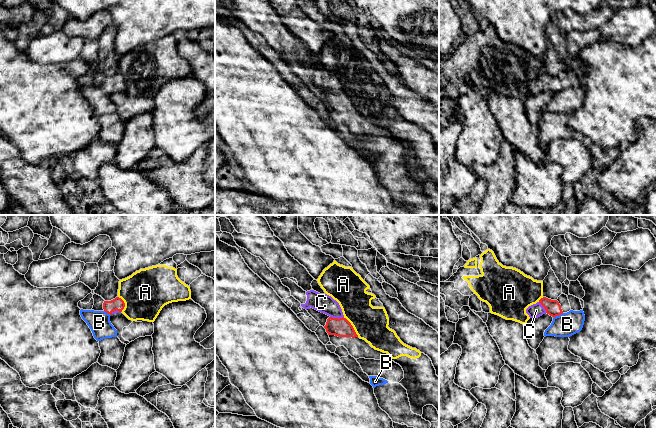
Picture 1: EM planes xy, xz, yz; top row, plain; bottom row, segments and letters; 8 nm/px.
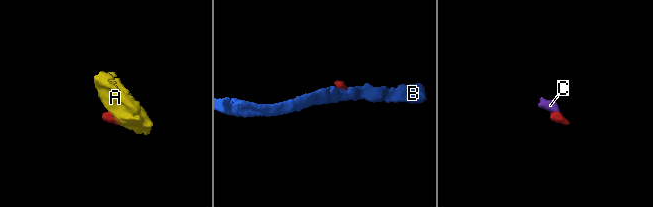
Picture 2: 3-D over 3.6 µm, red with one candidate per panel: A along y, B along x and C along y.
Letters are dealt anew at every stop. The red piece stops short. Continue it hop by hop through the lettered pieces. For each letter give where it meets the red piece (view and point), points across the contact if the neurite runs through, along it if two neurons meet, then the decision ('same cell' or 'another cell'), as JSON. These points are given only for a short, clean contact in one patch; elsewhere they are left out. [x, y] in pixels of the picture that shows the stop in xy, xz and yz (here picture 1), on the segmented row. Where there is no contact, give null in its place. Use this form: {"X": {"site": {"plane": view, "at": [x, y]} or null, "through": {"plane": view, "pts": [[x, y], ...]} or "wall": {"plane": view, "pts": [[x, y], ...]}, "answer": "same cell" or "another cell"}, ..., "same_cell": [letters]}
{"A": {"site": {"plane": "xz", "at": [352, 326]}, "wall": {"plane": "xz", "pts": [[343, 317], [350, 323], [358, 336]]}, "answer": "another cell"}, "B": {"site": {"plane": "yz", "at": [558, 315]}, "wall": {"plane": "yz", "pts": [[563, 313], [553, 317]]}, "answer": "another cell"}, "C": {"site": {"plane": "xz", "at": [337, 318]}, "through": {"plane": "xz", "pts": [[341, 327], [337, 323], [337, 318], [323, 303]]}, "answer": "same cell"}, "same_cell": ["C"]}

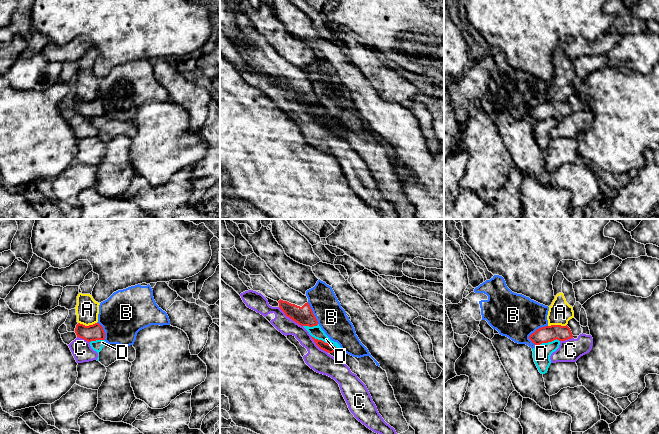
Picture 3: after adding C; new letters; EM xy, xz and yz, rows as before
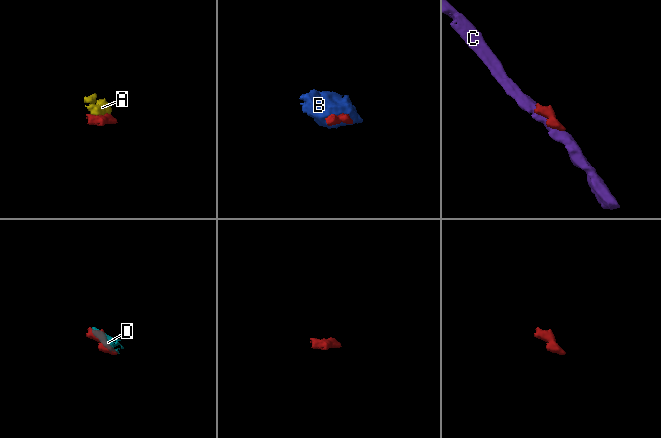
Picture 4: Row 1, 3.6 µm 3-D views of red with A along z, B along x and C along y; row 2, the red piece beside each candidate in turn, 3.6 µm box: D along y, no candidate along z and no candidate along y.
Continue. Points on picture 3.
{"A": {"site": {"plane": "xy", "at": [87, 326]}, "wall": {"plane": "xy", "pts": [[78, 322], [84, 325], [96, 323]]}, "answer": "another cell"}, "B": {"site": {"plane": "yz", "at": [535, 331]}, "wall": {"plane": "yz", "pts": [[547, 325], [537, 328], [529, 336], [532, 343]]}, "answer": "another cell"}, "C": {"site": {"plane": "xz", "at": [290, 318]}, "wall": {"plane": "xz", "pts": [[279, 306], [287, 316], [302, 326]]}, "answer": "another cell"}, "D": {"site": {"plane": "xz", "at": [324, 342]}, "wall": {"plane": "xz", "pts": [[311, 335], [334, 345], [338, 349]]}, "answer": "another cell"}, "same_cell": []}

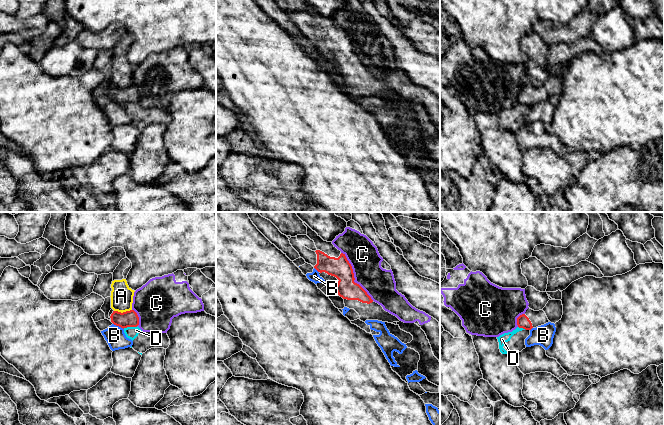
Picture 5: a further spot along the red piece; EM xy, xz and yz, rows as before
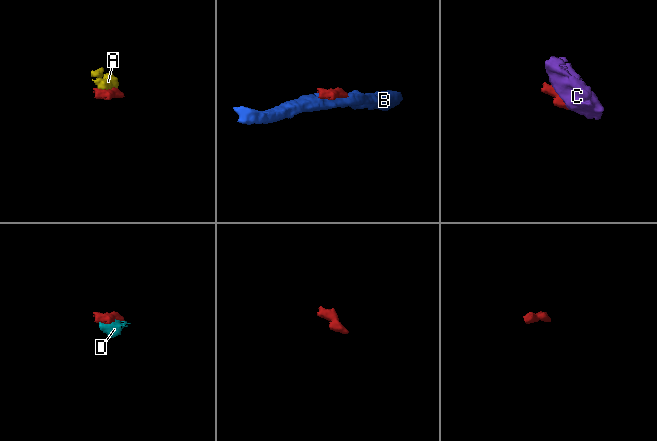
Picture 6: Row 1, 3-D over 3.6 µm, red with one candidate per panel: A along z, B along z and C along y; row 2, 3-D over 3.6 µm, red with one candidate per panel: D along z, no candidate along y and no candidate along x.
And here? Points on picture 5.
{"A": {"site": {"plane": "xy", "at": [123, 312]}, "wall": {"plane": "xy", "pts": [[131, 309], [125, 312], [114, 311]]}, "answer": "another cell"}, "B": {"site": {"plane": "xy", "at": [118, 325]}, "wall": {"plane": "xy", "pts": [[113, 323], [123, 329]]}, "answer": "another cell"}, "C": {"site": {"plane": "xz", "at": [353, 277]}, "wall": {"plane": "xz", "pts": [[341, 252], [351, 266], [354, 281], [373, 300]]}, "answer": "another cell"}, "D": {"site": {"plane": "xy", "at": [130, 326]}, "wall": {"plane": "xy", "pts": [[137, 325], [123, 328]]}, "answer": "another cell"}, "same_cell": []}

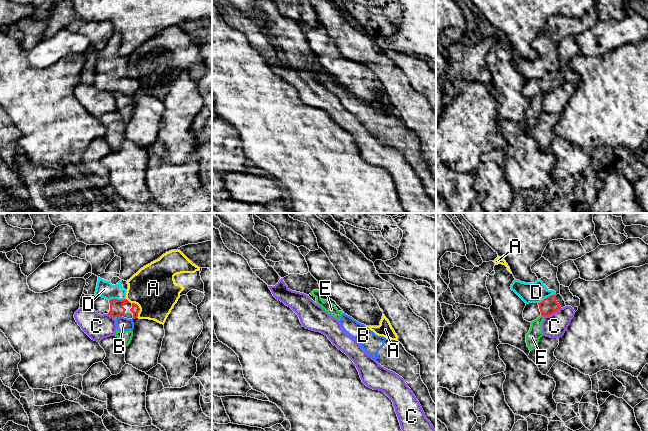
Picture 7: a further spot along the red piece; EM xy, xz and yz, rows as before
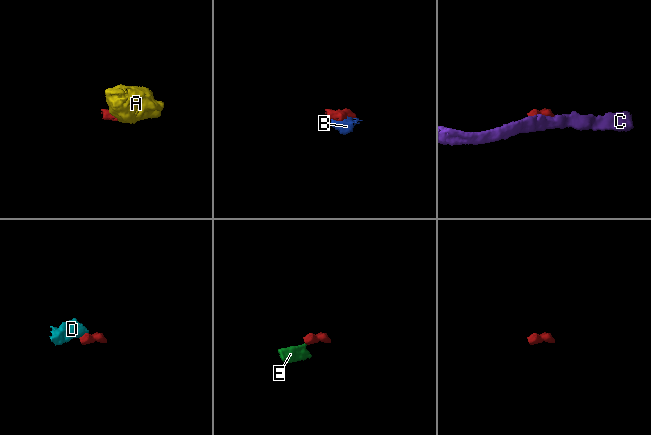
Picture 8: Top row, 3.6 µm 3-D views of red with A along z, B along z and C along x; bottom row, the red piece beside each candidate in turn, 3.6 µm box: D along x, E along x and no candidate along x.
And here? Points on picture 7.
{"A": {"site": {"plane": "xy", "at": [139, 309]}, "wall": {"plane": "xy", "pts": [[132, 302], [139, 308], [136, 317]]}, "answer": "another cell"}, "B": {"site": {"plane": "xy", "at": [119, 315]}, "wall": {"plane": "xy", "pts": [[116, 316], [121, 317]]}, "answer": "another cell"}, "C": {"site": {"plane": "yz", "at": [552, 313]}, "wall": {"plane": "yz", "pts": [[560, 307], [544, 317]]}, "answer": "another cell"}, "D": {"site": {"plane": "yz", "at": [547, 297]}, "wall": {"plane": "yz", "pts": [[555, 294], [545, 297], [538, 303]]}, "answer": "another cell"}, "E": {"site": {"plane": "yz", "at": [543, 315]}, "wall": {"plane": "yz", "pts": [[541, 315], [544, 316]]}, "answer": "another cell"}, "same_cell": []}

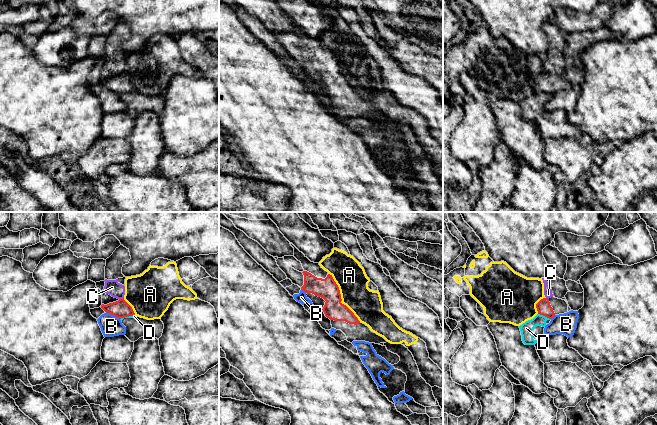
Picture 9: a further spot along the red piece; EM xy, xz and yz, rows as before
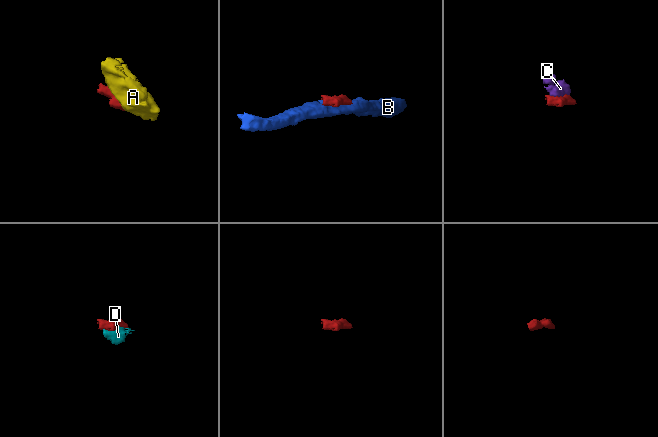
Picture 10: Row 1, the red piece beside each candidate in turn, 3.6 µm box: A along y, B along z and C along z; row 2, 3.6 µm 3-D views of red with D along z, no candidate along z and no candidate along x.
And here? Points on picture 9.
{"A": {"site": {"plane": "xz", "at": [340, 298]}, "wall": {"plane": "xz", "pts": [[328, 273], [338, 287], [341, 302], [360, 321]]}, "answer": "another cell"}, "B": {"site": {"plane": "xy", "at": [113, 315]}, "wall": {"plane": "xy", "pts": [[106, 312], [119, 319]]}, "answer": "another cell"}, "C": {"site": {"plane": "xy", "at": [121, 299]}, "wall": {"plane": "xy", "pts": [[123, 297], [119, 299]]}, "answer": "another cell"}, "D": {"site": {"plane": "yz", "at": [544, 315]}, "wall": {"plane": "yz", "pts": [[538, 313], [550, 319]]}, "answer": "another cell"}, "same_cell": []}

